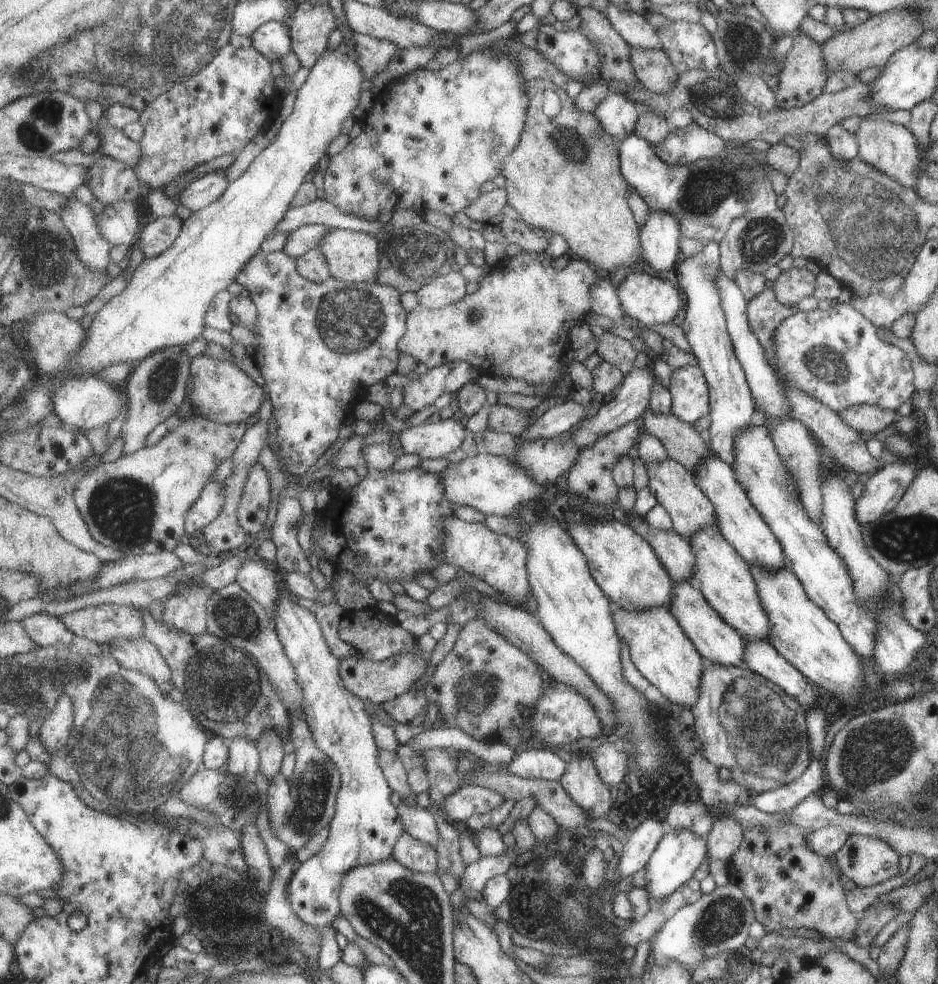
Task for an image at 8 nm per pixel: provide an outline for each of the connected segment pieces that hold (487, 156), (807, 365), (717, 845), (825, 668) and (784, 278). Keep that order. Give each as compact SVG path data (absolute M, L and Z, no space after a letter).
M494 48L473 52L461 61L445 66L440 71L431 72L427 69L419 69L416 73L403 76L401 79L394 80L389 88L386 88L380 95L374 96L374 105L361 122L362 134L354 138L343 152L331 156L331 166L325 175L325 199L350 214L358 214L368 220L379 220L383 211L395 214L399 210L413 211L422 218L428 212L441 212L456 219L456 214L465 212L468 206L481 198L482 186L486 182L499 178L504 159L520 144L521 134L524 132L525 122L528 118L528 109L528 90L524 75L521 74L520 62L516 60L516 56L510 55L508 52L496 51Z
M838 303L828 308L818 307L812 312L796 309L795 314L778 326L774 332L773 343L778 374L838 414L850 406L863 403L898 412L900 406L908 402L916 391L914 372L908 356L898 346L878 338L877 327L851 305Z
M720 815L706 837L710 862L728 863L731 855L742 845L743 832L743 827L732 816Z
M754 563L750 566L760 600L772 624L772 637L769 638L772 647L810 683L817 684L832 697L836 696L844 706L856 706L864 688L864 682L858 676L860 662L848 640L842 638L837 624L826 618L822 608L806 595L801 580L788 572L788 568L768 571Z
M791 267L781 272L773 290L777 294L778 302L796 309L800 300L811 296L816 290L816 276L805 268Z

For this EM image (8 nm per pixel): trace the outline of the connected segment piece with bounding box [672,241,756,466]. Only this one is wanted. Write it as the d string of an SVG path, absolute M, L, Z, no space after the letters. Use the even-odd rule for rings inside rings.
M706 243L696 255L686 257L672 274L675 283L684 292L685 310L679 320L694 358L709 382L709 402L712 423L709 450L728 464L736 461L736 438L755 423L756 400L749 387L745 368L737 358L736 348L730 339L728 320L721 306L721 292L717 288L717 275L721 272L721 248L718 243Z

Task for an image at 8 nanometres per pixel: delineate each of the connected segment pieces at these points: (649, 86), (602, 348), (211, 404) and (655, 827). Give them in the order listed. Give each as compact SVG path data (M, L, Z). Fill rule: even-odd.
M630 48L633 70L644 88L654 93L666 93L676 85L680 75L661 49Z
M606 331L599 338L596 353L605 362L616 366L625 376L634 369L634 361L637 356L635 349L628 340L615 336L612 332Z
M202 354L193 361L192 371L189 400L204 417L213 422L222 425L244 424L262 408L266 400L266 390L234 362L222 362Z
M650 816L629 834L617 865L617 872L621 878L633 876L646 866L667 830L664 821Z

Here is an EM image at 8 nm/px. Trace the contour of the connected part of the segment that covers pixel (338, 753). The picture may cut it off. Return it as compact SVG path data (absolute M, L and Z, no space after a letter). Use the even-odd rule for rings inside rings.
M284 598L278 604L277 629L288 658L294 662L298 680L304 686L307 720L314 734L317 735L318 744L326 754L331 757L342 774L342 786L337 800L337 813L331 822L331 837L328 839L322 852L314 855L298 869L289 884L289 896L294 910L307 922L308 925L322 928L334 924L338 916L343 915L341 904L341 889L343 882L352 869L362 865L374 865L387 861L393 856L398 841L407 831L404 819L399 808L392 804L393 788L390 786L386 772L382 769L381 750L374 735L374 720L368 711L368 702L346 688L344 675L342 674L342 659L334 656L326 636L324 628L314 614L313 608L307 610L294 602L292 598Z

